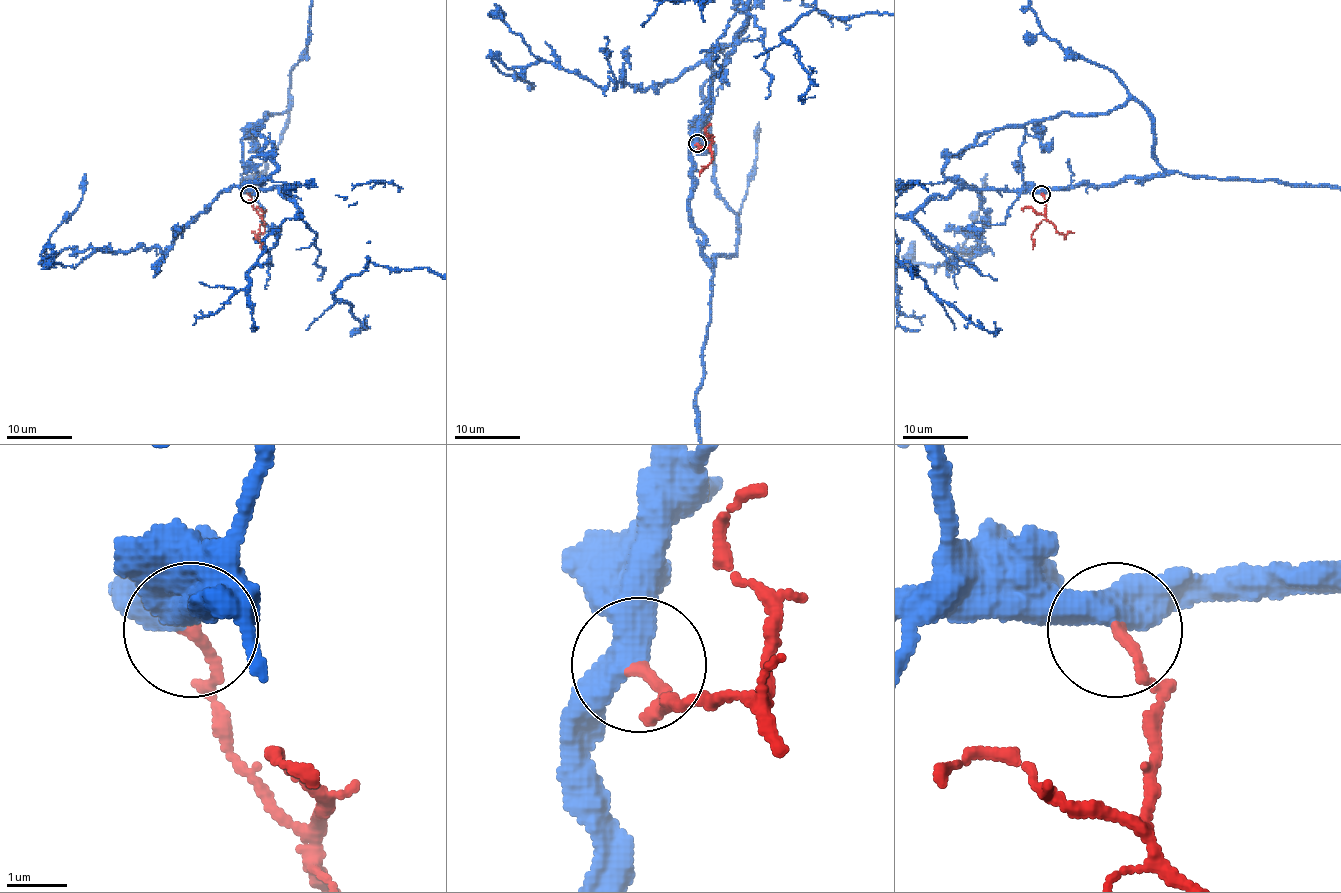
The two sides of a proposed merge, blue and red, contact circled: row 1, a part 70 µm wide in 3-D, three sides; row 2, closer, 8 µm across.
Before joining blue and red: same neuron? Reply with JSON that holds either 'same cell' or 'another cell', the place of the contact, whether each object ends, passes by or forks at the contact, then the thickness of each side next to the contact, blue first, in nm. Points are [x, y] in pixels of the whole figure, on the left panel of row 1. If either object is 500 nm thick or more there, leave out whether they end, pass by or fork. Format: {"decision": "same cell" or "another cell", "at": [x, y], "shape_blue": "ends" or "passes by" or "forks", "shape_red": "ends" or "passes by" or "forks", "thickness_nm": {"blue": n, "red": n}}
{"decision": "same cell", "at": [249, 194], "shape_blue": "passes by", "shape_red": "ends", "thickness_nm": {"blue": 480, "red": 160}}

